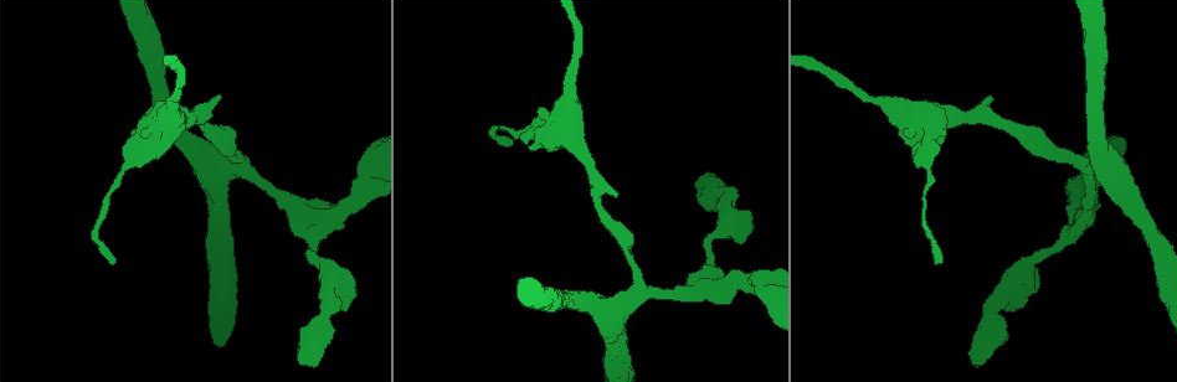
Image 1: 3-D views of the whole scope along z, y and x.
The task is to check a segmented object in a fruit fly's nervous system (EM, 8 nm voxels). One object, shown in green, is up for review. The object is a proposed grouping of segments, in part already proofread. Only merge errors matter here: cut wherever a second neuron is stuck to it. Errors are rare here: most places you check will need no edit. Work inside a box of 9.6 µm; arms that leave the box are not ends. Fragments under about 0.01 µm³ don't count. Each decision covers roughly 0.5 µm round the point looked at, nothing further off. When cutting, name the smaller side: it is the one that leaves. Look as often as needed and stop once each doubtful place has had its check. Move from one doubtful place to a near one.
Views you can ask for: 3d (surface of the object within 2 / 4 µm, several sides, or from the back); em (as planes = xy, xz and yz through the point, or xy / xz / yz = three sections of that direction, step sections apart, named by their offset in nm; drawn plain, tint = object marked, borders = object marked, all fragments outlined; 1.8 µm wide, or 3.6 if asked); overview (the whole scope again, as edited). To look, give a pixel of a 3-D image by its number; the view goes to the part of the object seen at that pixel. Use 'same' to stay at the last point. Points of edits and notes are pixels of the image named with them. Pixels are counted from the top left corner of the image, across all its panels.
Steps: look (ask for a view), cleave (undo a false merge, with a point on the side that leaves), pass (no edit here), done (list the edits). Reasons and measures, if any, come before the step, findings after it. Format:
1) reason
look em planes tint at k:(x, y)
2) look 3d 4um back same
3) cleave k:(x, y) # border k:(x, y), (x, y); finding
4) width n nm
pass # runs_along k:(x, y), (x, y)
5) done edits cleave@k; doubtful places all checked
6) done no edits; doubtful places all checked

three arms meet
look em 3.6um xz step 8 tint at 1:(614, 310)

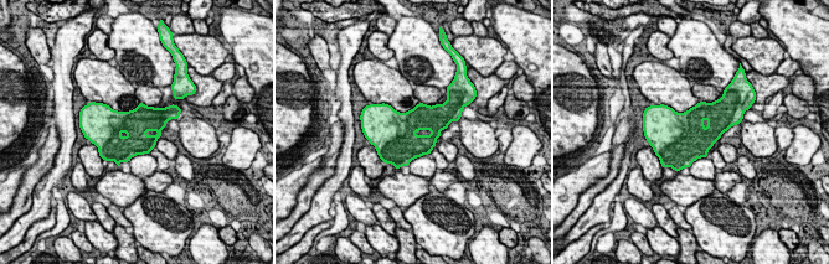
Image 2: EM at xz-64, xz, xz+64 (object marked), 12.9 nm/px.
another direction
look em 3.6um planes tint same

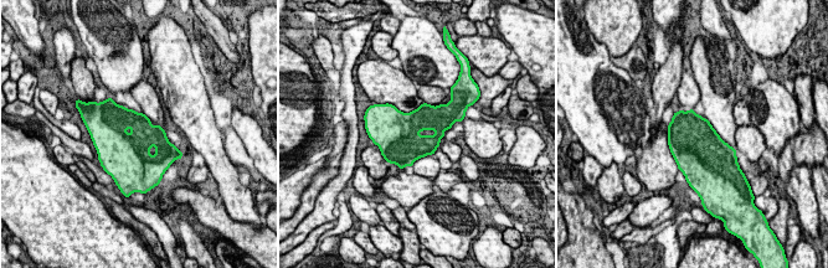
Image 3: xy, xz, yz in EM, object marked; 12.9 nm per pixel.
pass # one neuron here

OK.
thick turns thin
look em planes tint at 1:(568, 87)

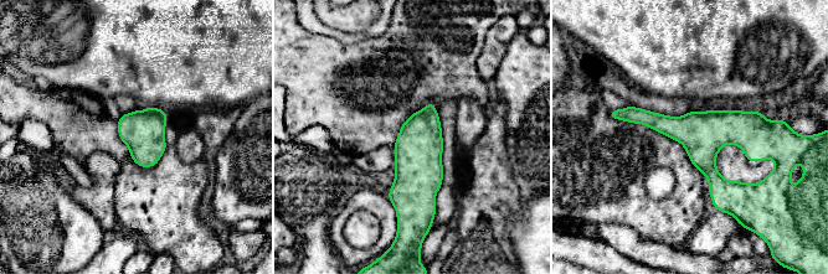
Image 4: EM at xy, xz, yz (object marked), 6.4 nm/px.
pass # one neuron here

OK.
calibre changes
look em 3.6um xz step 4 tint at 1:(570, 141)

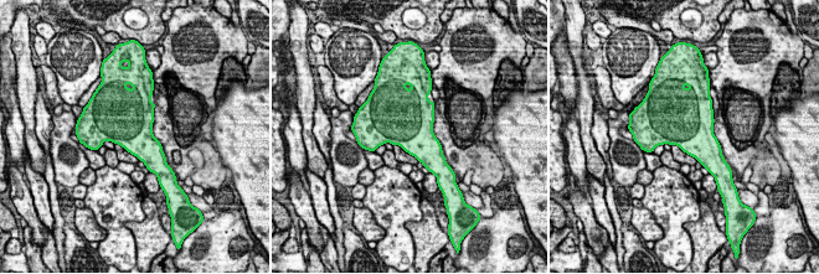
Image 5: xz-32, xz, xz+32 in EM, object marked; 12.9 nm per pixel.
cut it another way
look em 3.6um planes tint same

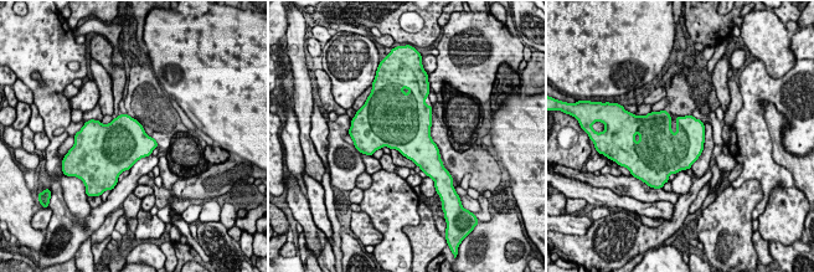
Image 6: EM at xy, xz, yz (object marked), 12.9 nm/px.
pass # continuous, no second neuron

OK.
look em planes tint at 1:(987, 319)

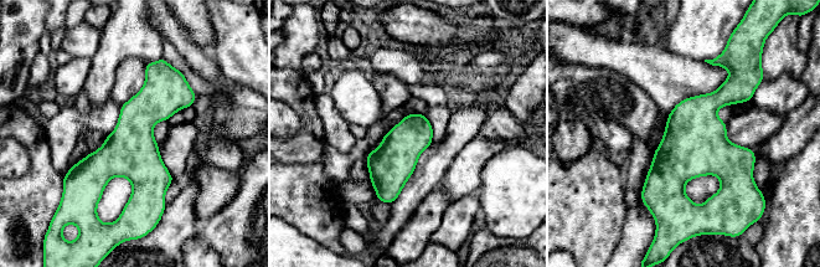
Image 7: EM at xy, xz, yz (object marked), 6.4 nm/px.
pass # runs_along 7:(149, 66), (137, 212); one neuron here

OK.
arms part here
look 3d 2um at 1:(642, 291)

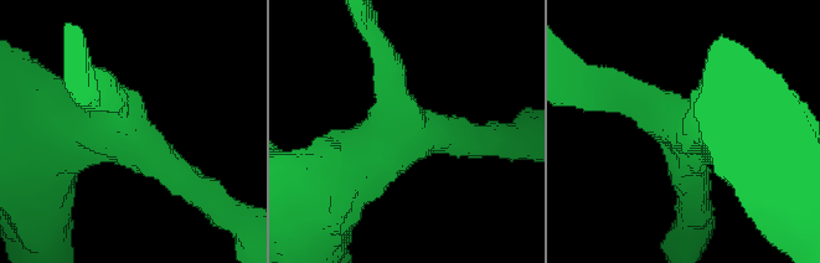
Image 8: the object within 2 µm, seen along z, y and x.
arms 3; arm_widths 190, 240, 550 nm
look em planes tint at 8:(128, 128)

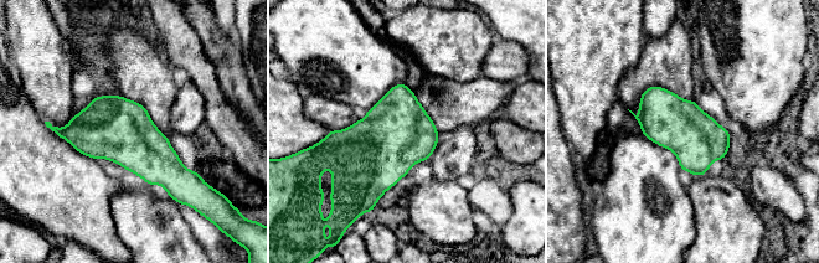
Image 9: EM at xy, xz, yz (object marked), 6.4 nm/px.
width 360 nm
pass # all the same neuron

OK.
done no edits; doubtful places all checked

